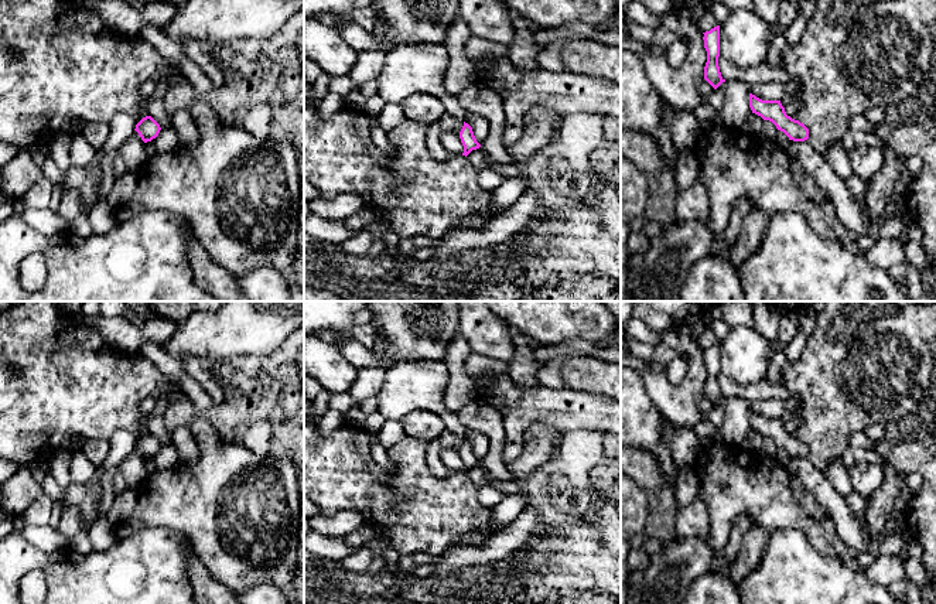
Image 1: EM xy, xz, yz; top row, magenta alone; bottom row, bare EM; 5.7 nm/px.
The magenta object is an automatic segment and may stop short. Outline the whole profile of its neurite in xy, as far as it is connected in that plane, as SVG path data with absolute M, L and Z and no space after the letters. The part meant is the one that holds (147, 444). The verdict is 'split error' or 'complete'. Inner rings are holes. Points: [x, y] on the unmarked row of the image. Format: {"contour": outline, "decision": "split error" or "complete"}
{"contour": "M146 433L136 441L134 447L139 450L141 457L147 460L158 453L161 444L151 433Z", "decision": "complete"}

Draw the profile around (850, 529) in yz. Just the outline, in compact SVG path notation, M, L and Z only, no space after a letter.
M789 457L786 468L799 478L806 491L830 513L838 536L848 547L855 552L874 549L874 542L868 536L864 521L858 521L851 513L846 499L836 492L821 470L807 457Z

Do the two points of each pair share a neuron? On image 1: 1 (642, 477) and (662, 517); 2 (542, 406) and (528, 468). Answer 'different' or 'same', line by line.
1: same
2: different

